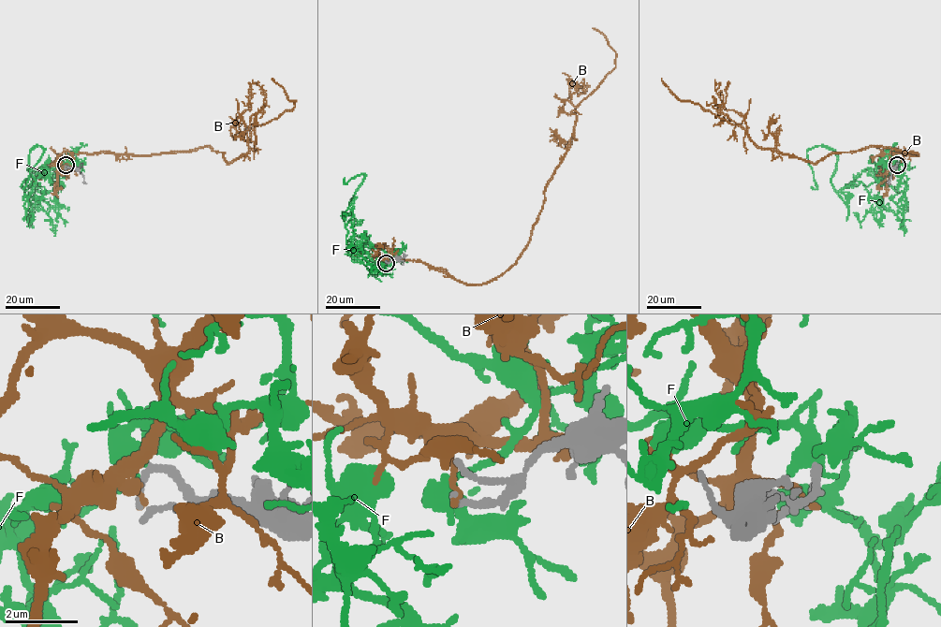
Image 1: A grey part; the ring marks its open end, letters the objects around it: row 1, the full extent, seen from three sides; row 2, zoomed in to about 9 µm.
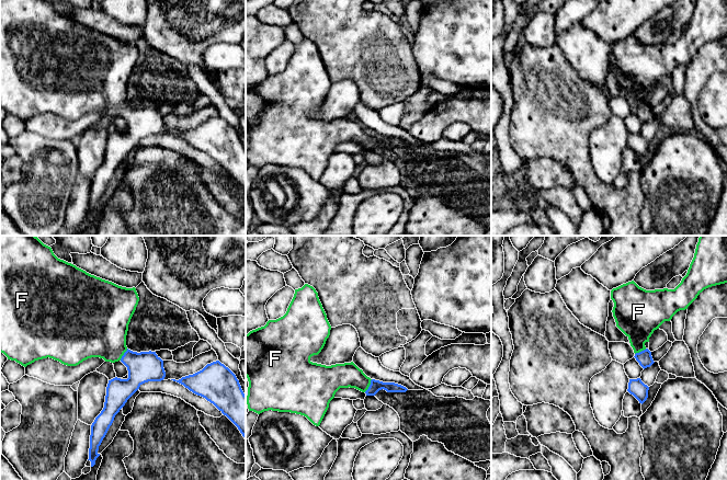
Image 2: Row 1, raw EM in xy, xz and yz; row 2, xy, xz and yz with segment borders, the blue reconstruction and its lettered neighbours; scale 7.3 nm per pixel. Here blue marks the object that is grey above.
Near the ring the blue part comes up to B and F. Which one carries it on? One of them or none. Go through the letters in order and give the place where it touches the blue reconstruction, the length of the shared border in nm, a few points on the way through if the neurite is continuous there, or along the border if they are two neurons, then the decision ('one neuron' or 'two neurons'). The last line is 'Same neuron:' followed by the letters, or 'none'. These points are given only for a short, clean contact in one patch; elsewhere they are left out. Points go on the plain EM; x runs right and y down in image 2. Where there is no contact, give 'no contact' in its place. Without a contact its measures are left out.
B: no contact; two neurons
F: contact xz (370, 140); length 110 nm; way xz (375, 140), (370, 140), (350, 129), (345, 129); one neuron
Same neuron: F

